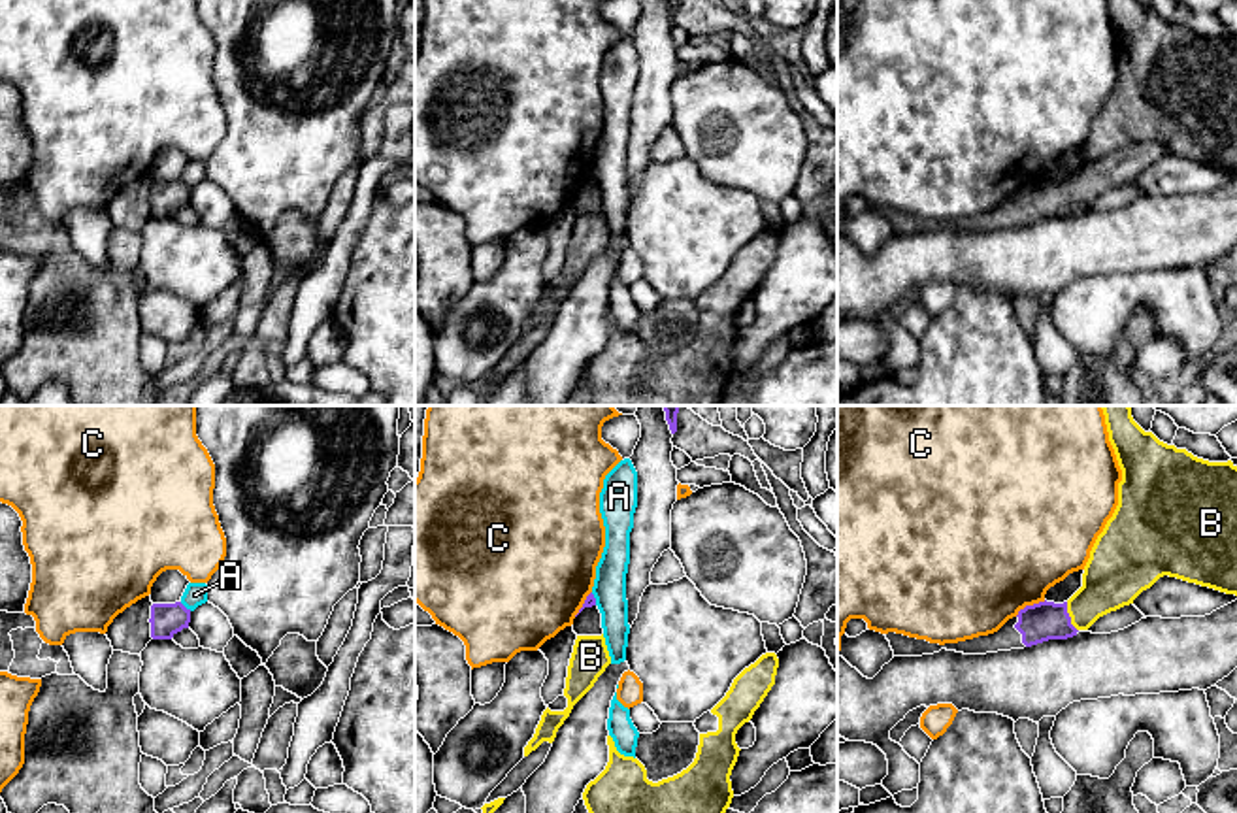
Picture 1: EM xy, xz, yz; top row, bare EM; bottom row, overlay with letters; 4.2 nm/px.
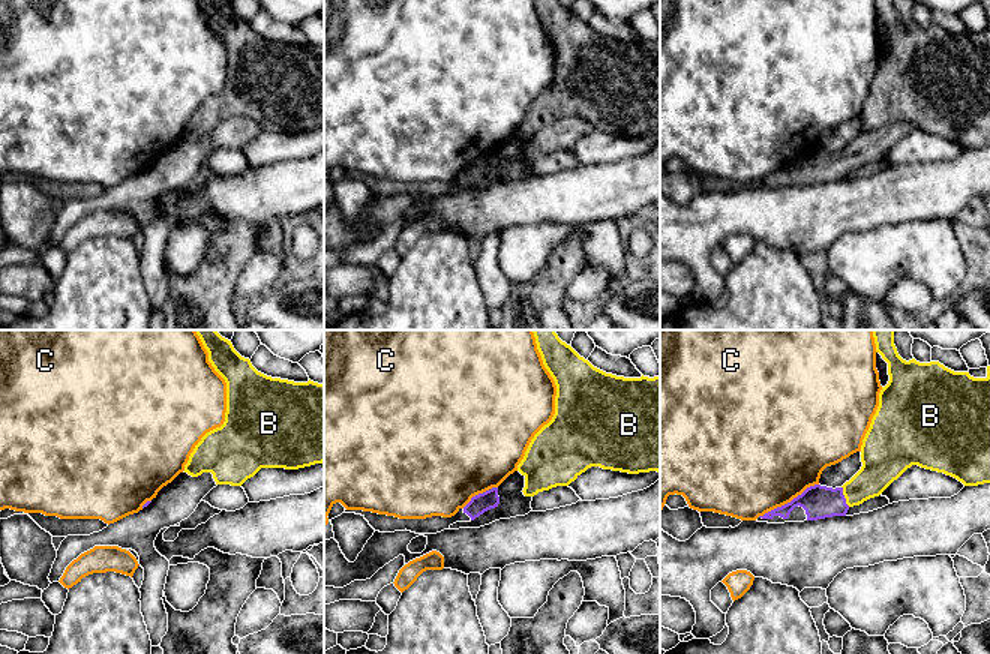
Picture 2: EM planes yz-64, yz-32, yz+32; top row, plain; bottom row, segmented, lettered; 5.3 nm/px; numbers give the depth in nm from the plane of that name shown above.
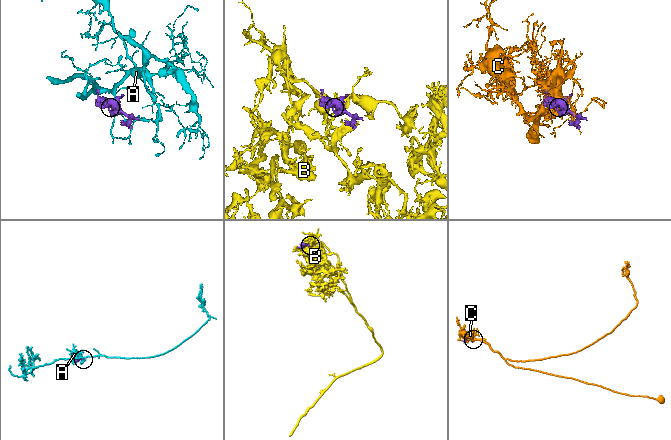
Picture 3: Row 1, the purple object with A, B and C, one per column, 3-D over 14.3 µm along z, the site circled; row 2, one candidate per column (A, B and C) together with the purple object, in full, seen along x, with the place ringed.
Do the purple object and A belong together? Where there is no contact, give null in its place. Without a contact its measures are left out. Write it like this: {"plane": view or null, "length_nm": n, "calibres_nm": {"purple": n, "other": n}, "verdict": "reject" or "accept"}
{"plane": "xy", "length_nm": 70, "calibres_nm": {"purple": 140, "other": 100}, "verdict": "reject"}

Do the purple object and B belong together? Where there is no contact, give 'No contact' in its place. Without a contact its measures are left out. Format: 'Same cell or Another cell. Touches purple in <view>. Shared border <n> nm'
Same cell. Touches purple in yz. Shared border 140 nm

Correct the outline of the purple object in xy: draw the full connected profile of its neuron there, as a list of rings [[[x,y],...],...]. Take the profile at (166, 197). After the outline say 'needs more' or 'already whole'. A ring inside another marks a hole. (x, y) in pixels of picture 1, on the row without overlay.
[[[181,179],[153,181],[149,200],[153,217],[172,217],[177,209],[189,206],[190,187]]]; already whole

